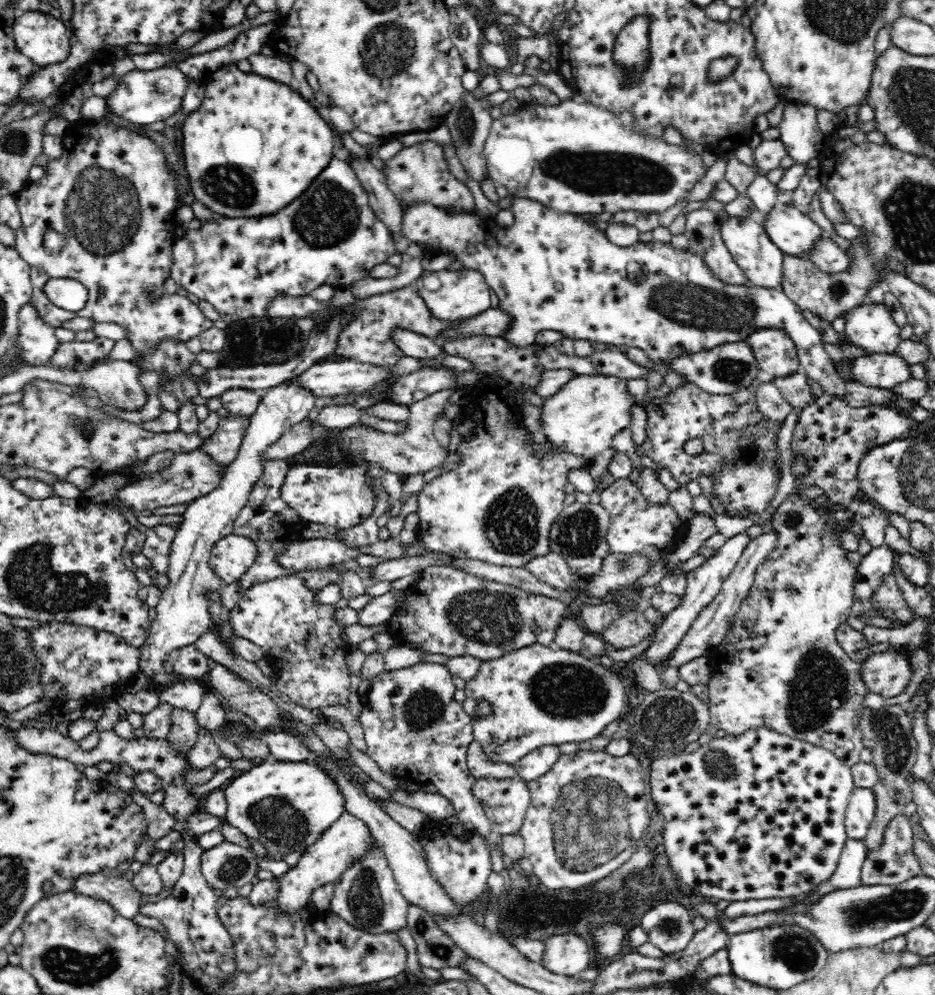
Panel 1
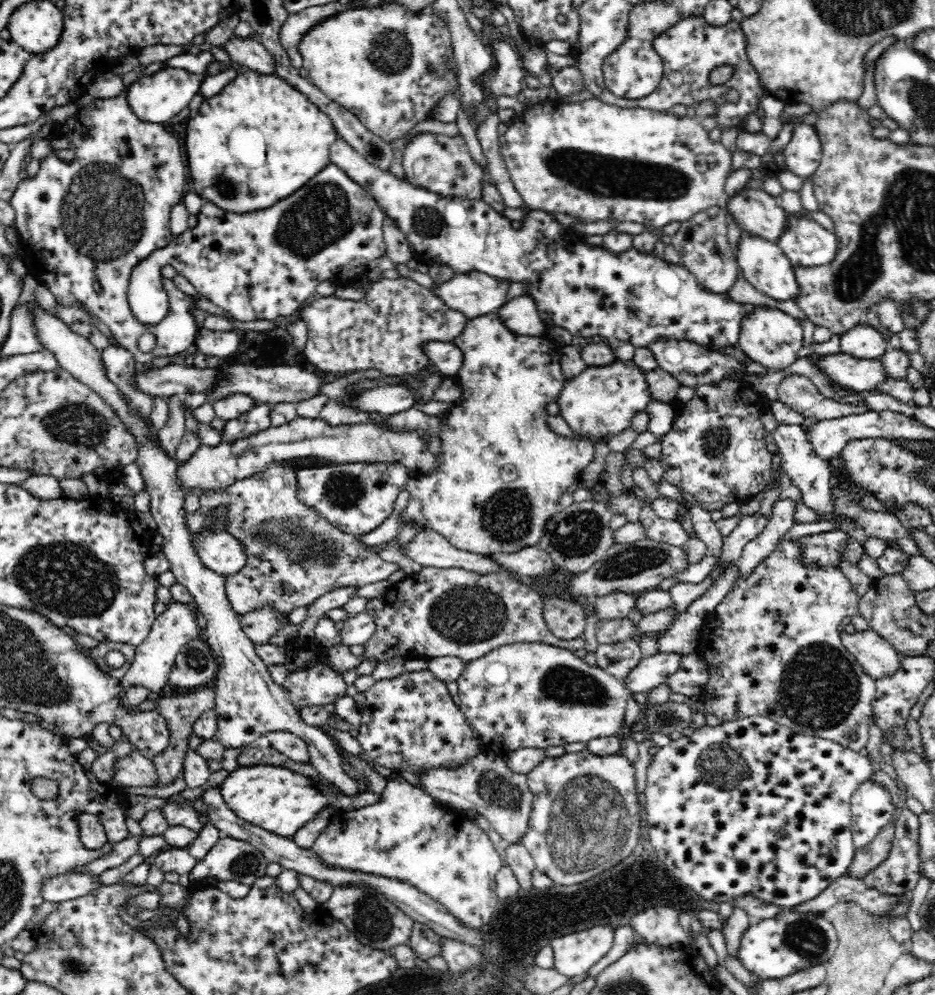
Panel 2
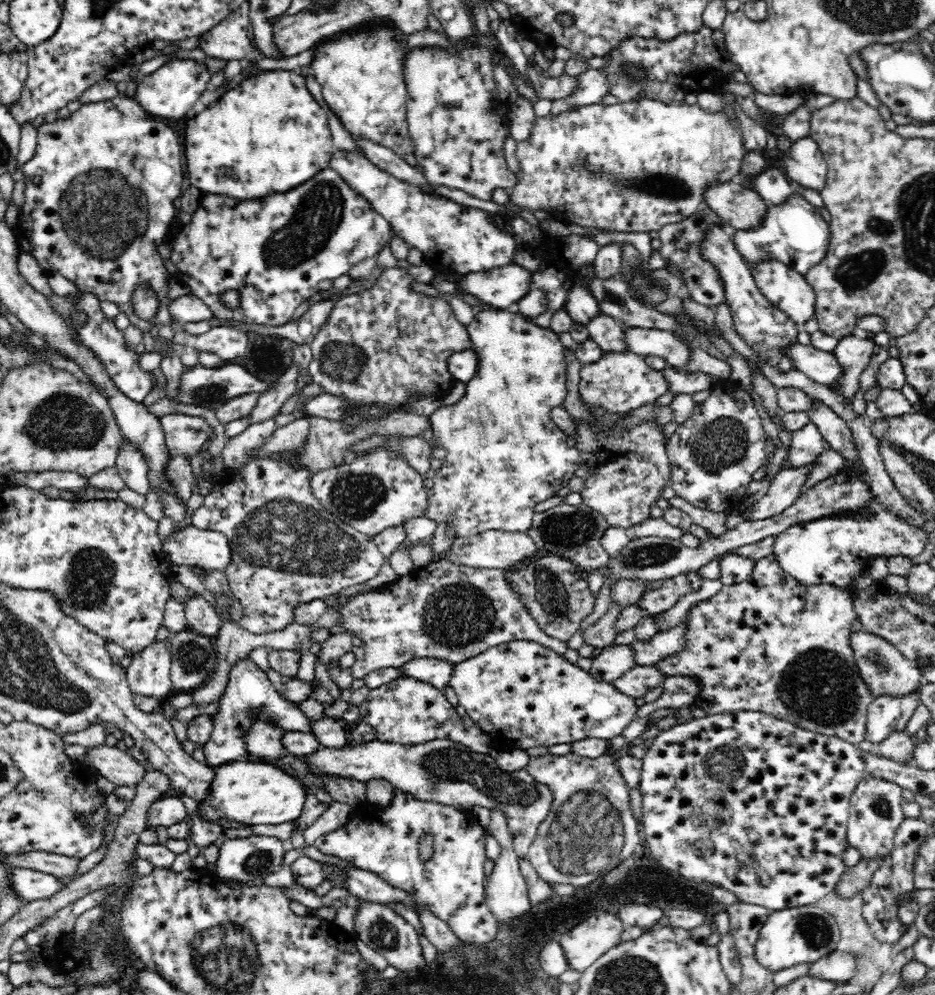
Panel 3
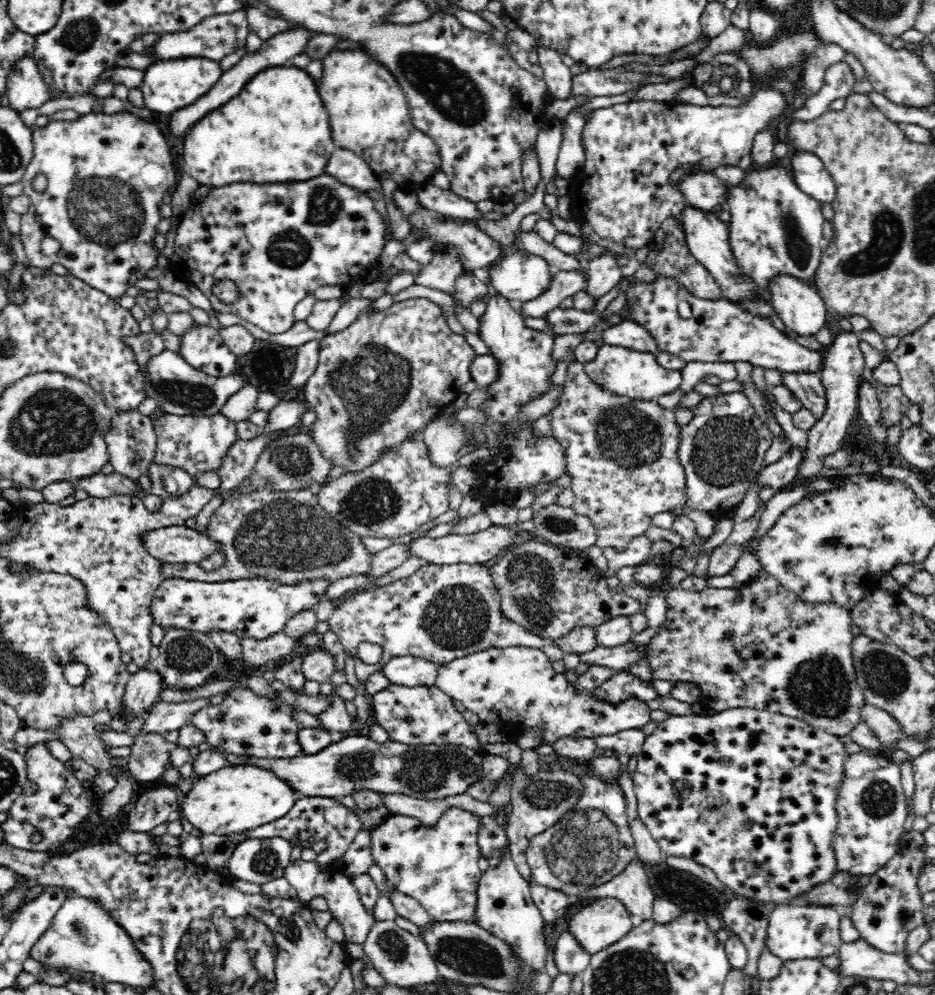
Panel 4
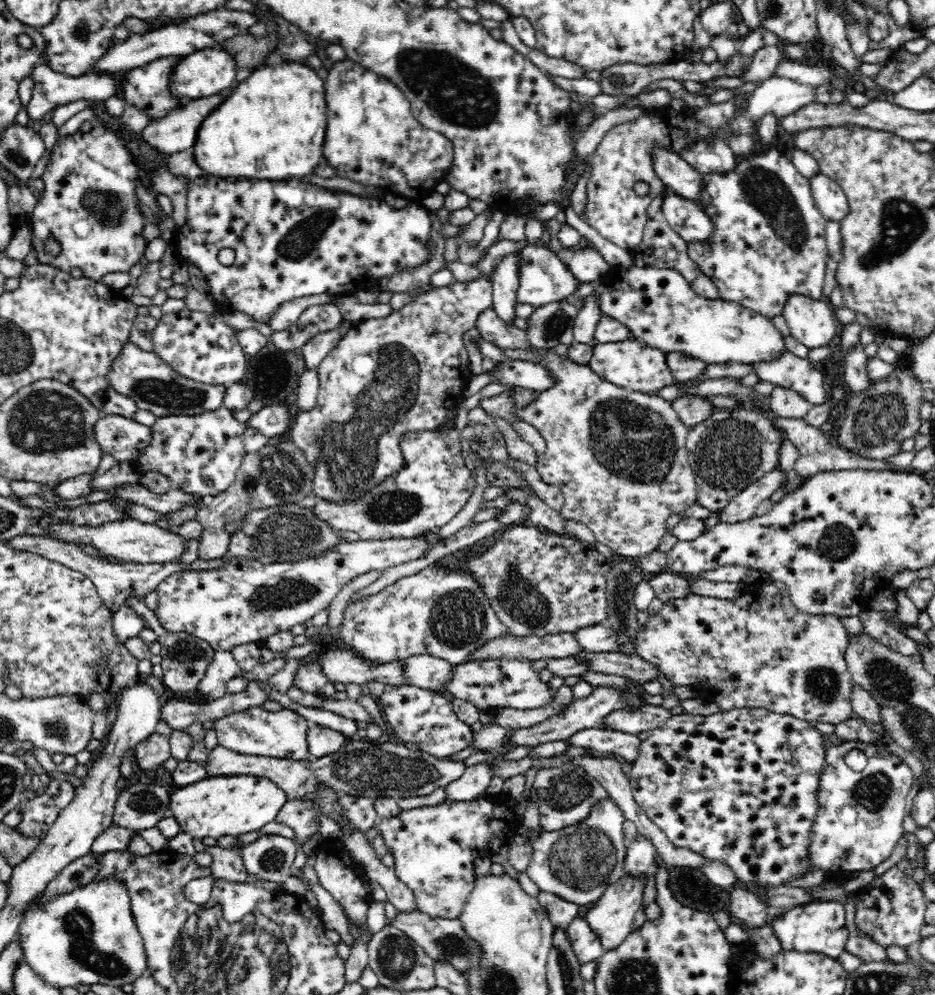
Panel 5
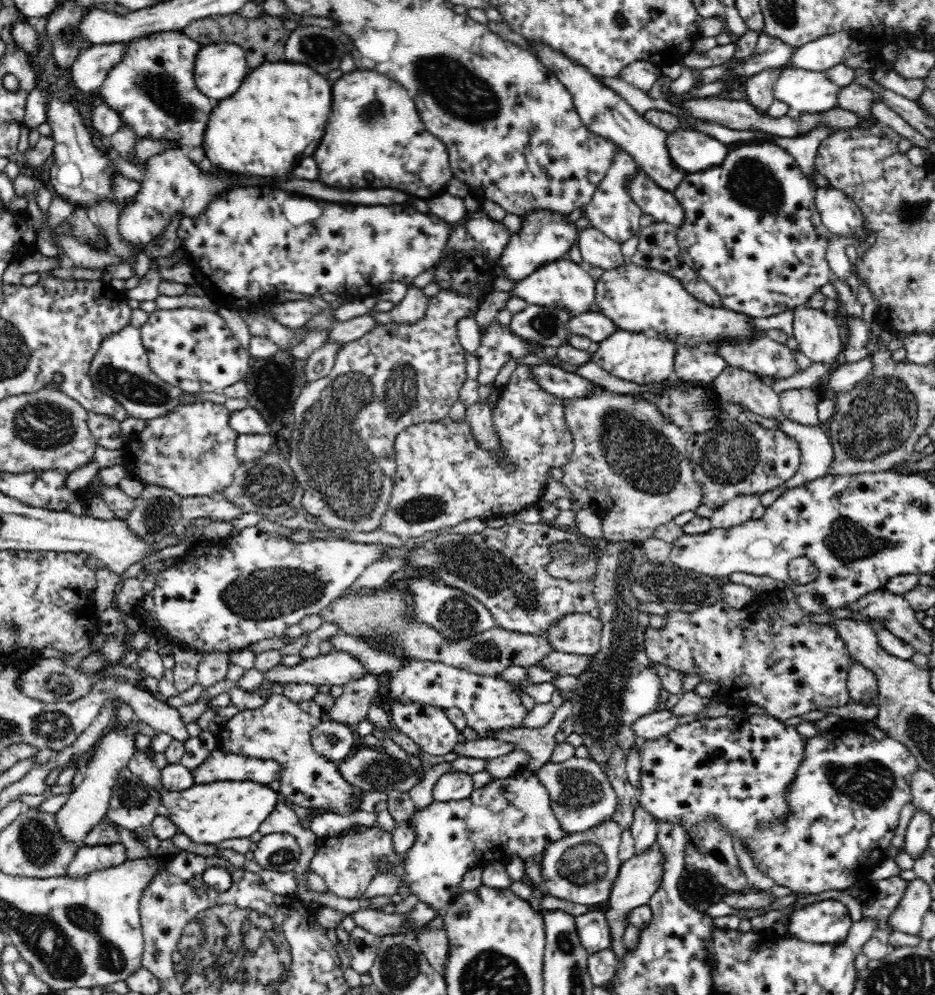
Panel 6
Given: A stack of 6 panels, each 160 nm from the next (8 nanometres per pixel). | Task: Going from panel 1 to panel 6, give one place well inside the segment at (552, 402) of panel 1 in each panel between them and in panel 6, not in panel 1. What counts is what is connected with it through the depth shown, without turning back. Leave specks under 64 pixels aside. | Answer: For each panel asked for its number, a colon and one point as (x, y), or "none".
2: (600, 402)
3: (617, 383)
4: (637, 375)
5: (631, 364)
6: (640, 358)

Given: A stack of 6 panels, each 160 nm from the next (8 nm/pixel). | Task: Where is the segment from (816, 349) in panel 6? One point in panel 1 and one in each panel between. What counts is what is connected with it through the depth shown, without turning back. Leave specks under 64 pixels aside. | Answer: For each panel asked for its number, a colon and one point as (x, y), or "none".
1: (748, 242)
2: (762, 262)
3: (787, 289)
4: (798, 304)
5: (812, 322)

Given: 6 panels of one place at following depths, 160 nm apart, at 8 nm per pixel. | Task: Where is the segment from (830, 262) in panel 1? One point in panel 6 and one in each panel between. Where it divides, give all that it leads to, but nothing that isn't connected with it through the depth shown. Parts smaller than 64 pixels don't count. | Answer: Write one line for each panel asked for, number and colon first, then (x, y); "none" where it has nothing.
2: (805, 243)
3: (794, 233)
4: (775, 228)
5: (768, 243)
6: (752, 231)

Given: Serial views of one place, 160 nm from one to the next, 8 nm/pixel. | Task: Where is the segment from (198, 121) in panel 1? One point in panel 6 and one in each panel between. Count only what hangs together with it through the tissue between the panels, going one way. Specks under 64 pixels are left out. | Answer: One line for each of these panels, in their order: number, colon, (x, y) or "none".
2: (259, 140)
3: (266, 135)
4: (276, 130)
5: (274, 125)
6: (277, 117)

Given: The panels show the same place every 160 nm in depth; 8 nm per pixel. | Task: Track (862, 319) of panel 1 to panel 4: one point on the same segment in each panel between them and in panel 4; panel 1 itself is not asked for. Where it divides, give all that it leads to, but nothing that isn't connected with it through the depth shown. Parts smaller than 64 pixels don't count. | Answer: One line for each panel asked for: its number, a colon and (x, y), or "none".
2: (863, 341)
3: (853, 352)
4: (843, 363)

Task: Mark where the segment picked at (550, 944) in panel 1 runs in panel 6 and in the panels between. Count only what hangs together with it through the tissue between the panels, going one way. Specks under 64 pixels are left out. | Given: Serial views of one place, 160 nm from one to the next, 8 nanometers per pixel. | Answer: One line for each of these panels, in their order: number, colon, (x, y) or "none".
2: (574, 954)
3: (584, 944)
4: (604, 922)
5: (612, 917)
6: (639, 877)

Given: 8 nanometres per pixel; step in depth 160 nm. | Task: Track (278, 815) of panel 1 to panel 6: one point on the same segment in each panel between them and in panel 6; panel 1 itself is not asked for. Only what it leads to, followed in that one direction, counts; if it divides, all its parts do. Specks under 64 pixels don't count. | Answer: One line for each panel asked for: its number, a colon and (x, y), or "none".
2: (275, 798)
3: (252, 793)
4: (235, 798)
5: (237, 804)
6: (207, 813)

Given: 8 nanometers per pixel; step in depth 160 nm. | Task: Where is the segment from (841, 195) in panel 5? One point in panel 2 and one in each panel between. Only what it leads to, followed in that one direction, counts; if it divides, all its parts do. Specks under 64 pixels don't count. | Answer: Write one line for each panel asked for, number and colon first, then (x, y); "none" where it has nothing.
2: (803, 154)
3: (805, 166)
4: (810, 175)

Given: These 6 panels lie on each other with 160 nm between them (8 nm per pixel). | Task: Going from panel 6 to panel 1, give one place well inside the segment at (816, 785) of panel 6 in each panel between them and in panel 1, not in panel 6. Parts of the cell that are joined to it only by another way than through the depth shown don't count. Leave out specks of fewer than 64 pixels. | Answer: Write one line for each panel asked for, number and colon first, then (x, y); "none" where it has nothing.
1: (860, 813)
2: (871, 804)
3: (875, 812)
4: (872, 809)
5: (860, 821)

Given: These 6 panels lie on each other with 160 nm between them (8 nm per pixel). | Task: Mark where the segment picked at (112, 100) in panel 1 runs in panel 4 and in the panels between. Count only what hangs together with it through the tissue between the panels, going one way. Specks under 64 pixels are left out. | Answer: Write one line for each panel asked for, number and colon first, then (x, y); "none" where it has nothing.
2: (157, 98)
3: (170, 92)
4: (170, 85)

